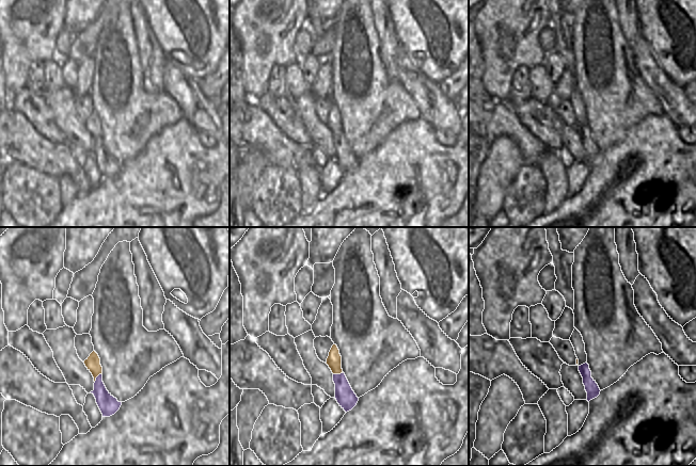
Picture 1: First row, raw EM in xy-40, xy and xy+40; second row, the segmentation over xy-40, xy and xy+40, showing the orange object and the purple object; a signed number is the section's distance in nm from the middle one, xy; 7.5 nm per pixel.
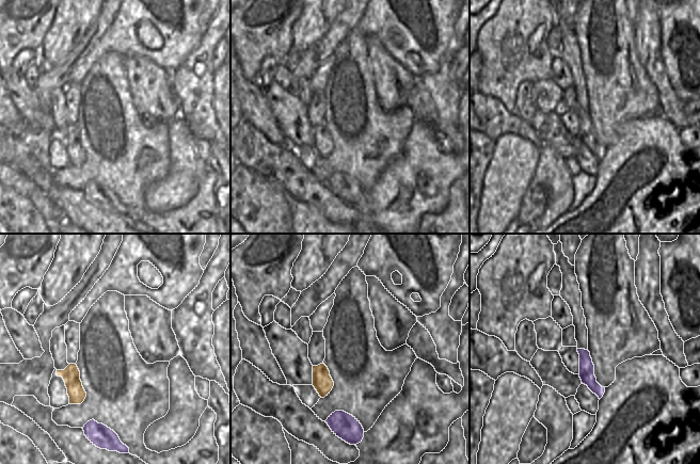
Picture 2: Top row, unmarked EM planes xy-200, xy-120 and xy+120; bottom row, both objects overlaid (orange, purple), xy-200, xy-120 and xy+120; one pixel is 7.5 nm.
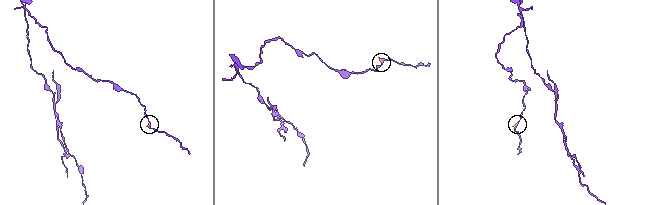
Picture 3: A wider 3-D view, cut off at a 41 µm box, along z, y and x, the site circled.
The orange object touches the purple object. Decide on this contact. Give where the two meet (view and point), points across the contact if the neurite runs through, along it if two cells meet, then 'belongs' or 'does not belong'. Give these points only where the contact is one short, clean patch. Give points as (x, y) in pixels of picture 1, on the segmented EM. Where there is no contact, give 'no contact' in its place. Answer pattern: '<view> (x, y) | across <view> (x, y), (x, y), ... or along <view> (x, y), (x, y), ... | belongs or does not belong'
xy-40 (97, 375) | along xy-40 (101, 373), (94, 381) | does not belong

